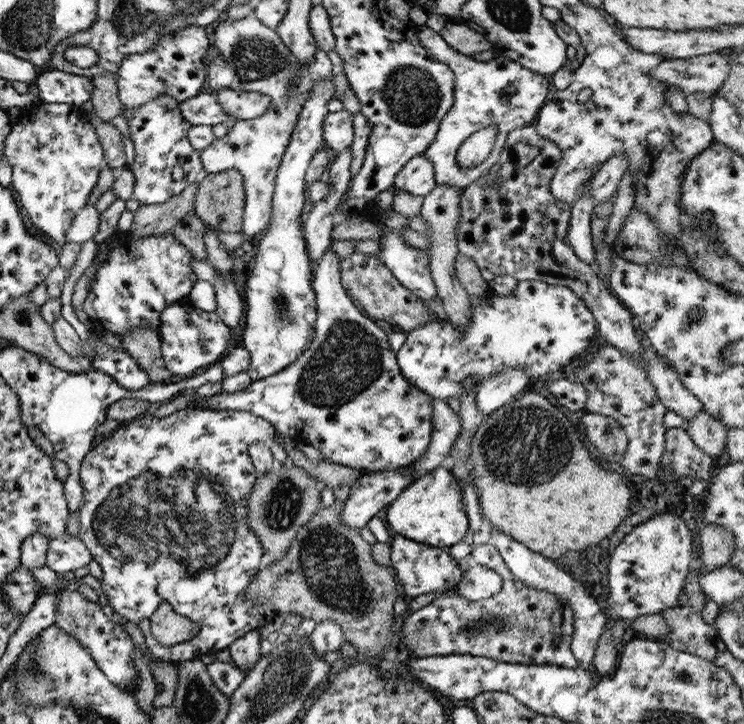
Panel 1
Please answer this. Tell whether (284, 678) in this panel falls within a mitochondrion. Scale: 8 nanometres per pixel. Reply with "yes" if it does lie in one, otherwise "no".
yes

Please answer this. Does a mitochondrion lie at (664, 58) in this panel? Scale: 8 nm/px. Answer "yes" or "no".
no

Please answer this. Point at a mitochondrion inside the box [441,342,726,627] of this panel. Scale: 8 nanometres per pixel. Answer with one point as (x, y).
(533, 444)

